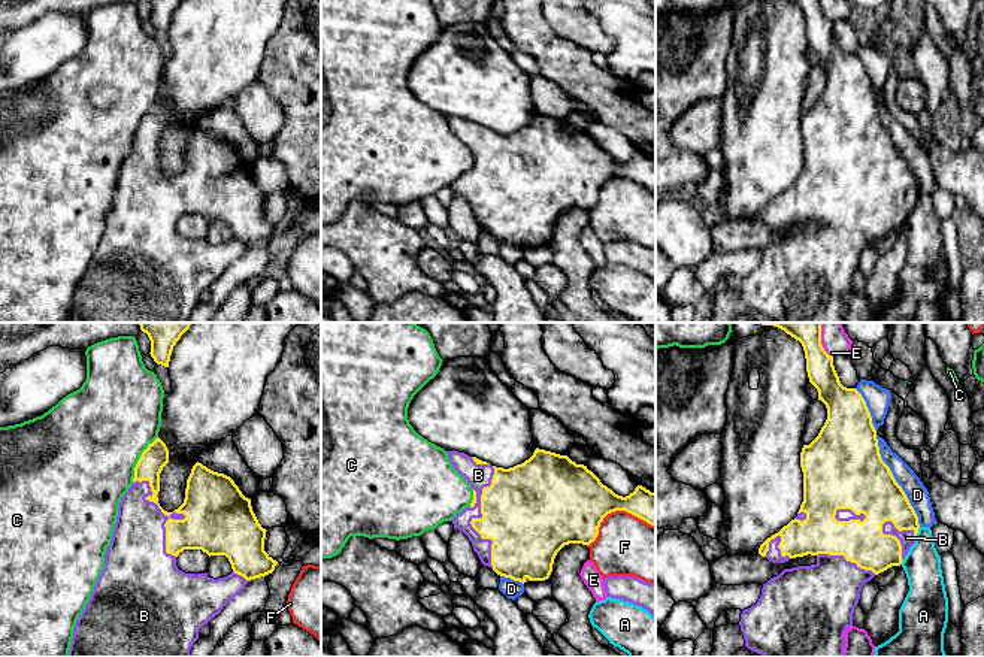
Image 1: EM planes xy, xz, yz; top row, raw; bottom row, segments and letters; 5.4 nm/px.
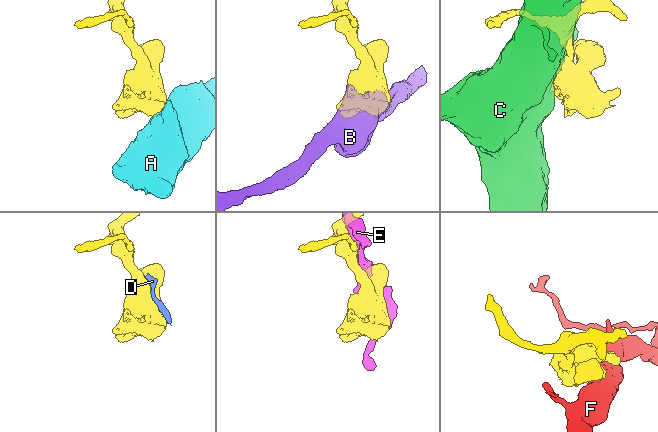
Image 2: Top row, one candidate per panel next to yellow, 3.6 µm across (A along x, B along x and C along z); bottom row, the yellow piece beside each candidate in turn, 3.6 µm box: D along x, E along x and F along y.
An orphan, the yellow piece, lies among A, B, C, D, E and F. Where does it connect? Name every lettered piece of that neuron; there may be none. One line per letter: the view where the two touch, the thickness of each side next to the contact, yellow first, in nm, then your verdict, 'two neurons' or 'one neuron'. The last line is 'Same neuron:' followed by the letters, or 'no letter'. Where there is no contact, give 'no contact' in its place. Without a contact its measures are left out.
A: meets yellow in yz; 220 nm thick on the yellow side, 200 nm on the other; two neurons
B: meets yellow in xy; 280 nm thick on the yellow side, 300 nm on the other; one neuron
C: meets yellow in xy; 140 nm thick on the yellow side, 500 nm on the other; two neurons
D: meets yellow in yz; 380 nm thick on the yellow side, 120 nm on the other; two neurons
E: meets yellow in yz; 150 nm thick on the yellow side, 110 nm on the other; two neurons
F: meets yellow in xz; 400 nm thick on the yellow side, 320 nm on the other; two neurons
Same neuron: B

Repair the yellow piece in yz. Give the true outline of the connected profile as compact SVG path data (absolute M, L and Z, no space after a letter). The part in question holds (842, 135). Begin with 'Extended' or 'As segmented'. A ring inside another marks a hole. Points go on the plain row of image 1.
Extended. M821 0L790 1L803 12L808 43L818 57L818 66L827 73L827 85L818 102L809 110L803 110L800 118L803 167L797 182L767 203L760 211L759 219L772 228L785 228L790 224L811 219L817 222L817 228L784 234L763 249L760 264L742 276L739 291L745 312L762 323L844 323L844 299L853 291L862 252L875 240L902 230L915 209L920 190L905 157L881 124L876 96L865 64L856 54L841 49L833 22L821 10Z

